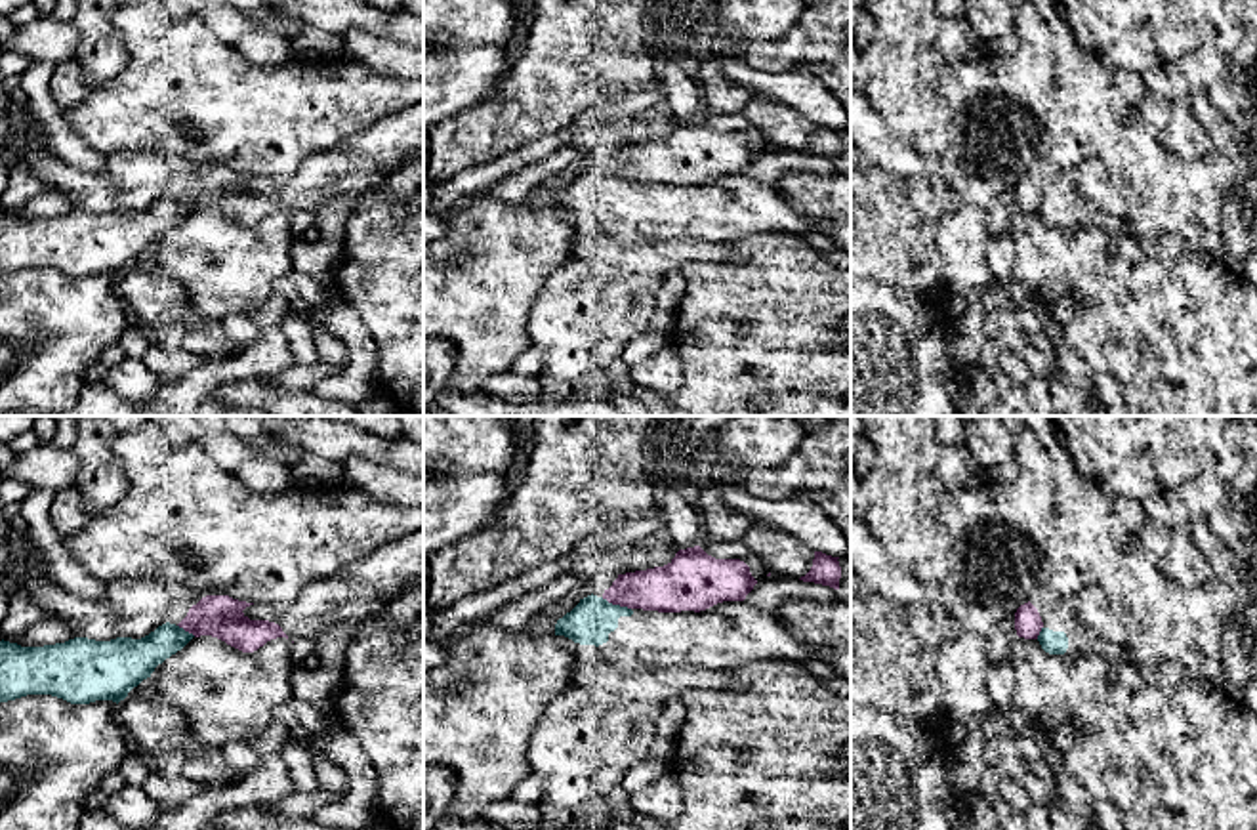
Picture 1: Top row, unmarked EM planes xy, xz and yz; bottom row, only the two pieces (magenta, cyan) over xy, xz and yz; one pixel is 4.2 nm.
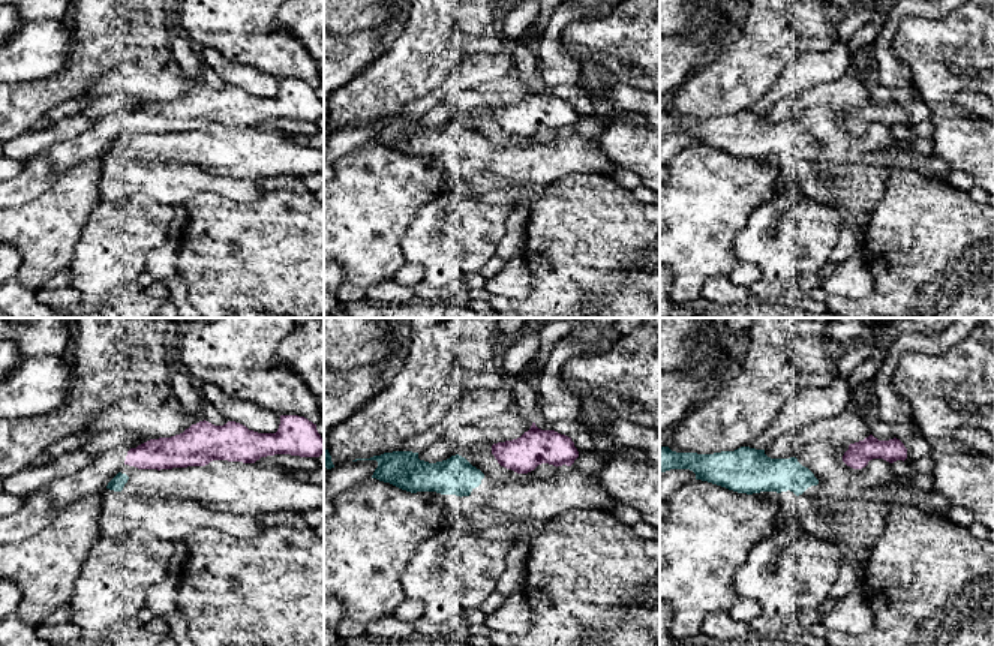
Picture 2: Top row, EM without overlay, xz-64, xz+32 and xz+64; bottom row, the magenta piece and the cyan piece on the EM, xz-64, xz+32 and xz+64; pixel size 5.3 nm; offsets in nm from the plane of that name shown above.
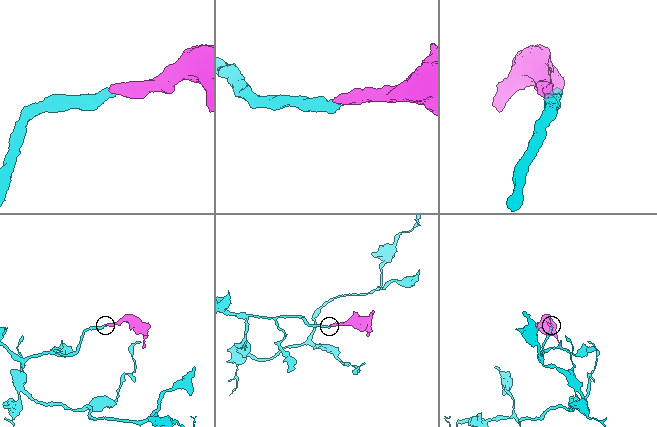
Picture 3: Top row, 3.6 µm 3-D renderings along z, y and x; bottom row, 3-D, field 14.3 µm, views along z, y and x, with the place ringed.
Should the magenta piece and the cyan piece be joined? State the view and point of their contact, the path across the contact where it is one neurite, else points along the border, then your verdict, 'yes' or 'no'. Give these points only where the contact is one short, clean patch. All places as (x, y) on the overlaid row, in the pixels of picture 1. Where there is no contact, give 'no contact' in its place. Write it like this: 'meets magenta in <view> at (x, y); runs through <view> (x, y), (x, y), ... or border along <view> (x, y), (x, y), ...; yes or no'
meets magenta in xz at (617, 603); no

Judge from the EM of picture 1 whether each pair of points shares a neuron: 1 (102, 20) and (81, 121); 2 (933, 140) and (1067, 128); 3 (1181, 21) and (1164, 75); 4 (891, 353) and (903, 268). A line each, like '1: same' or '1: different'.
1: different
2: different
3: different
4: different

